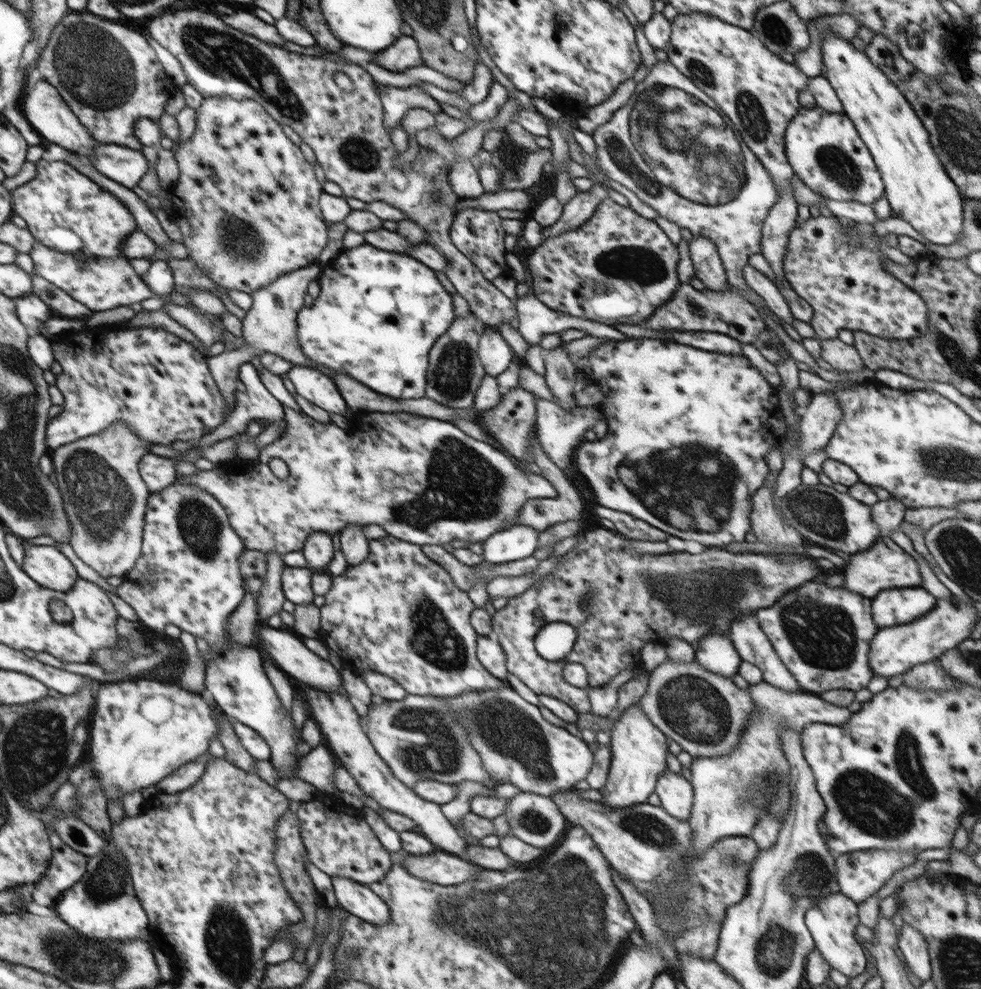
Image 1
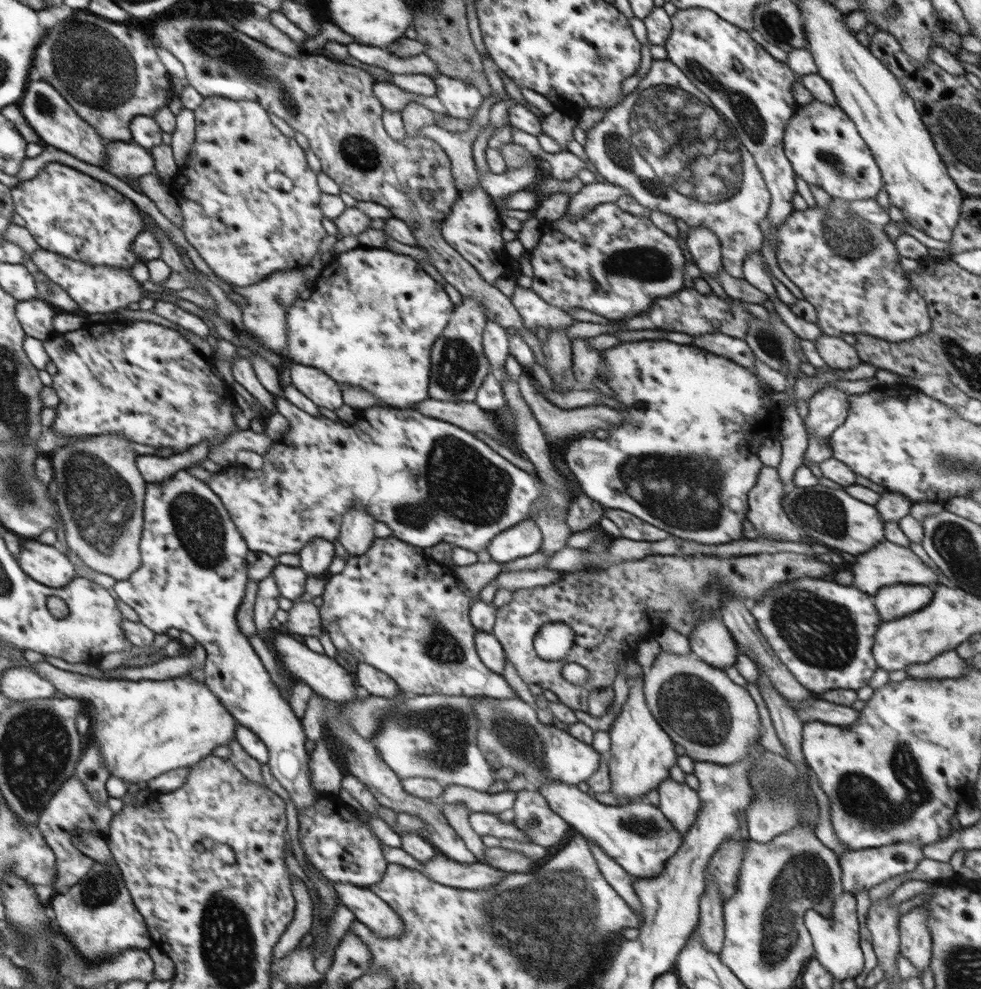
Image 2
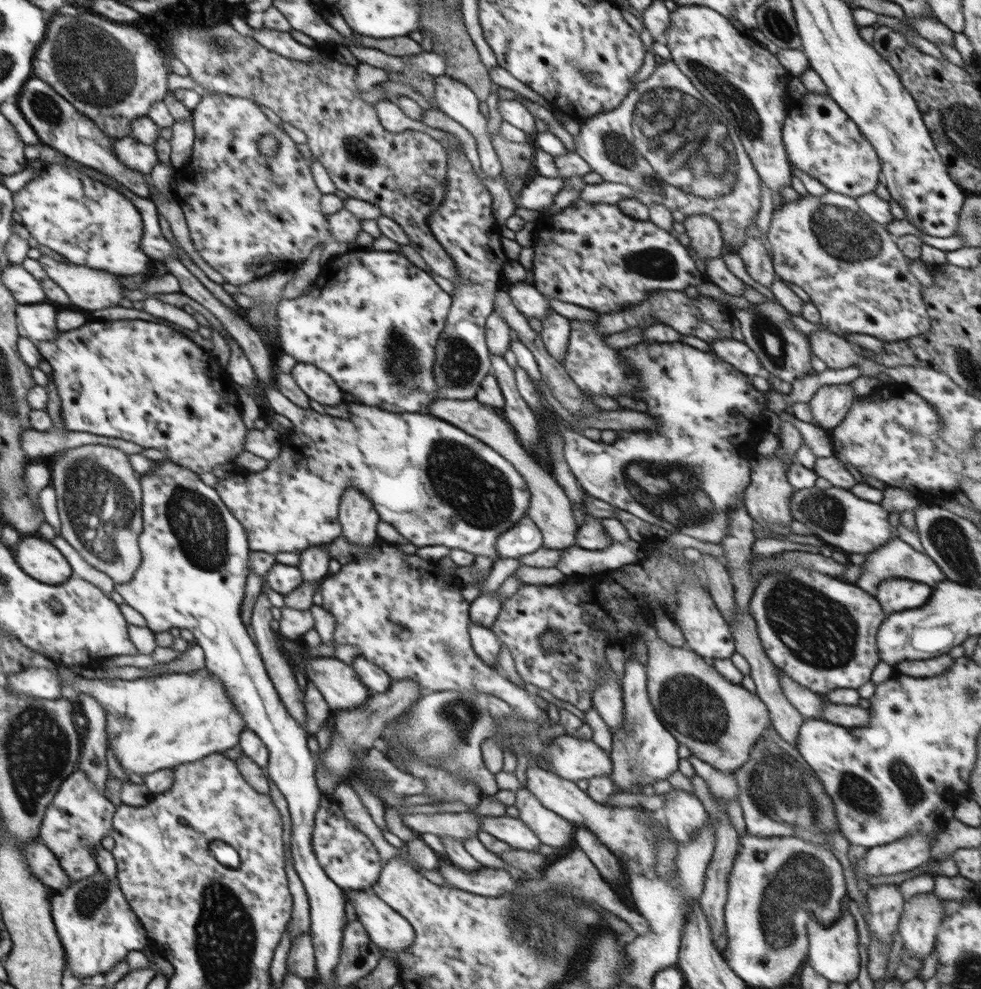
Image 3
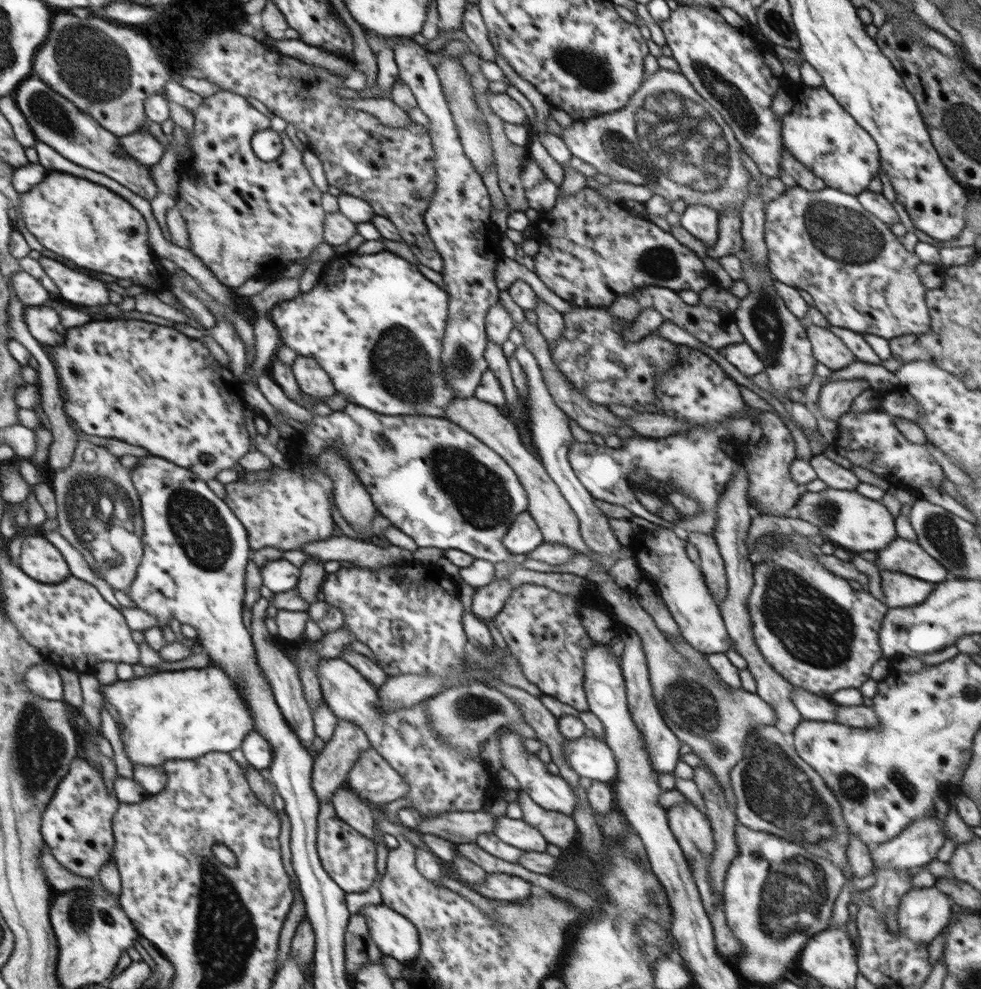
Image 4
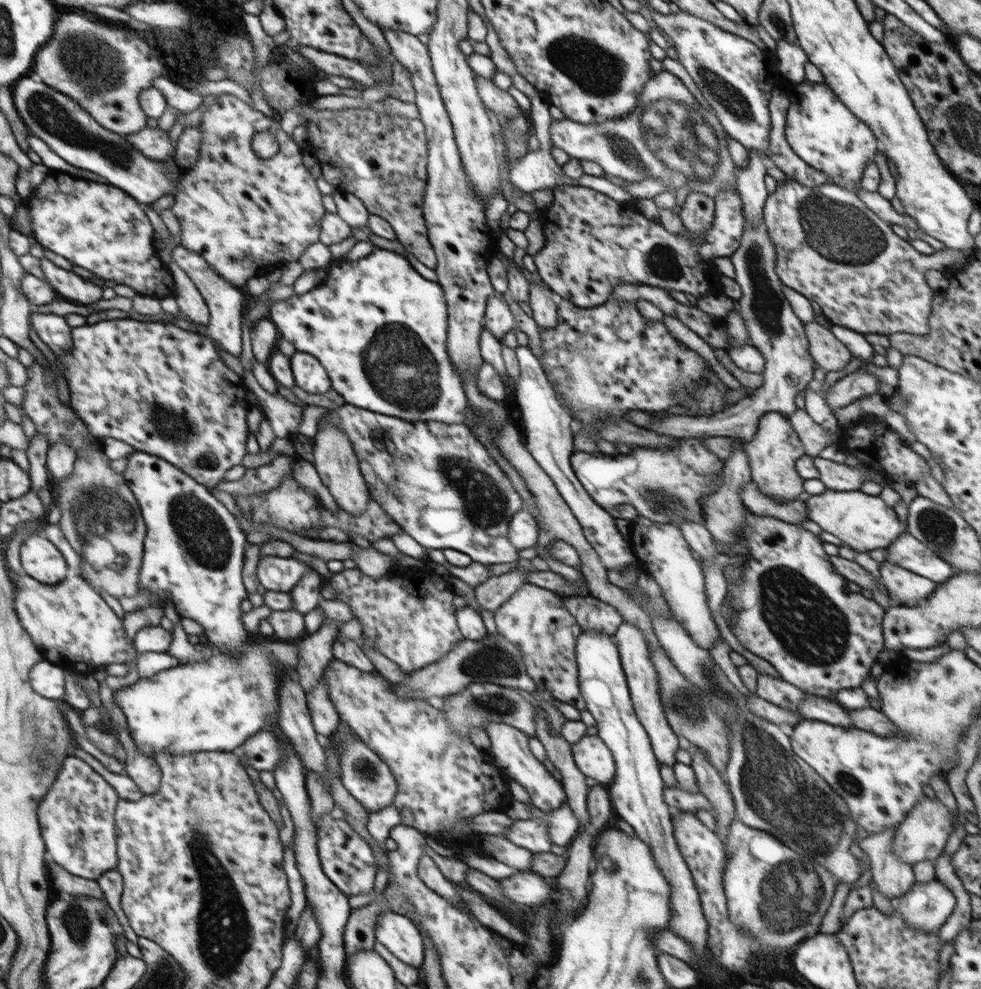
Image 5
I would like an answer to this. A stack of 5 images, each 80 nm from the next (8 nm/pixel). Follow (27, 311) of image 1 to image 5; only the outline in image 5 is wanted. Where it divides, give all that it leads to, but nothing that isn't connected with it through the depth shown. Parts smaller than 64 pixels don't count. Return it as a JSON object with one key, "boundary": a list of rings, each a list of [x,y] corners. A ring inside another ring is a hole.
{"boundary":[[[31,313],[32,328],[42,342],[56,354],[58,359],[60,354],[71,351],[74,348],[71,337],[71,327],[63,316],[53,313]]]}

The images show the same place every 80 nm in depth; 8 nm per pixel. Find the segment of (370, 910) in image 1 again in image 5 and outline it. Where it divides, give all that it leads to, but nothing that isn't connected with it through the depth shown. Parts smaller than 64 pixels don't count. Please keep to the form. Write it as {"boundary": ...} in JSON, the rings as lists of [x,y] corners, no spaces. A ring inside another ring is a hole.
{"boundary":[[[386,911],[377,916],[375,922],[375,940],[380,941],[398,960],[419,969],[425,957],[423,936],[411,918]]]}

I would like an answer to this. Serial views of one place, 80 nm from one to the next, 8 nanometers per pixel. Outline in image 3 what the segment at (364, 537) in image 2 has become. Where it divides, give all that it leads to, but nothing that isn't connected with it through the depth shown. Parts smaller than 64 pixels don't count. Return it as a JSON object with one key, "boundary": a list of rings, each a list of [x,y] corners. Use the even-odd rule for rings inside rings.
{"boundary":[[[351,486],[344,491],[339,504],[339,534],[346,537],[348,543],[370,547],[377,537],[379,514],[374,510],[372,502],[357,488]]]}

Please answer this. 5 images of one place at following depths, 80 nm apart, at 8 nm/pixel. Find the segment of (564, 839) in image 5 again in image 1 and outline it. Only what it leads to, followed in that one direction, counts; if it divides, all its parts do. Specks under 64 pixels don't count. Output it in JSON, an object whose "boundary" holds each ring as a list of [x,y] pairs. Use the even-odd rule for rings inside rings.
{"boundary":[[[521,791],[510,798],[503,814],[511,834],[541,849],[560,842],[570,826],[550,797],[533,792]]]}

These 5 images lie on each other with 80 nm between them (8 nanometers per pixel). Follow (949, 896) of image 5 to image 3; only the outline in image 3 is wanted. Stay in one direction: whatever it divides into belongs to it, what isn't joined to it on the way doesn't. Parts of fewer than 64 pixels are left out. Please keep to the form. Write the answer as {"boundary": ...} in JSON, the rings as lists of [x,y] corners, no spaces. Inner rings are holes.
{"boundary":[[[932,892],[914,895],[912,899],[905,901],[897,931],[900,938],[902,938],[903,946],[909,950],[911,956],[919,958],[923,962],[935,950],[936,933],[942,916],[944,916],[944,909],[942,908],[941,900]]]}

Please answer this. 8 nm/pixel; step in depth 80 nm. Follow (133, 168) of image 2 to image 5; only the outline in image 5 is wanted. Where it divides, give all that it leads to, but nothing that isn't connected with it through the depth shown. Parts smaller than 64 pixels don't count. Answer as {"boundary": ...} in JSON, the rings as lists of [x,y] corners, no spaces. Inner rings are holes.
{"boundary":[[[148,126],[139,133],[126,135],[126,141],[152,160],[164,161],[166,157],[174,154],[177,148],[177,145],[170,141],[170,132],[166,133],[160,128],[152,129]]]}

